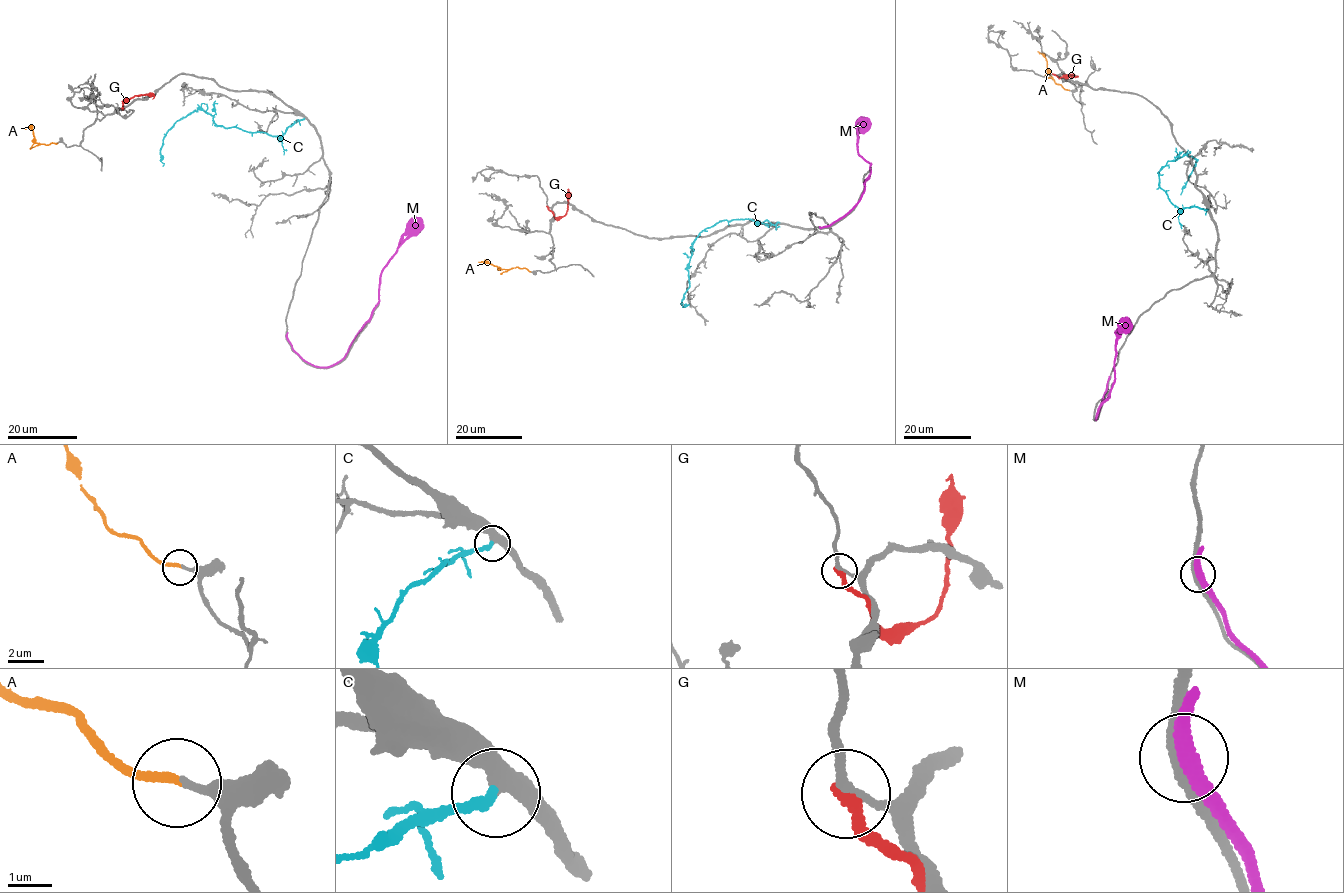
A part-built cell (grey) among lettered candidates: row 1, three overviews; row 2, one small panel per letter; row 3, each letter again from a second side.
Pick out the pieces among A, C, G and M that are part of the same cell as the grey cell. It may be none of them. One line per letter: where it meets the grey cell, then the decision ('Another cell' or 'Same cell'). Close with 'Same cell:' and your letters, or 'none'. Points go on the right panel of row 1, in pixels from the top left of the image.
A: Touches grey at (1068, 90). Same cell
C: Touches grey at (1206, 210). Same cell
G: Touches grey at (1053, 74). Another cell
M: Touches grey at (1108, 380). Another cell
Same cell: A, C

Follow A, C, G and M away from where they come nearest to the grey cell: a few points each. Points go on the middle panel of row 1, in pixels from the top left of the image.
A: (530, 272), (525, 268), (505, 270), (478, 262)
C: (779, 222), (719, 221), (700, 232), (690, 247), (687, 268), (689, 284), (682, 304), (688, 305)
G: (547, 206), (555, 217), (565, 215), (567, 189)
M: (821, 228), (850, 212), (859, 202), (870, 164), (857, 154), (856, 133), (867, 121)

